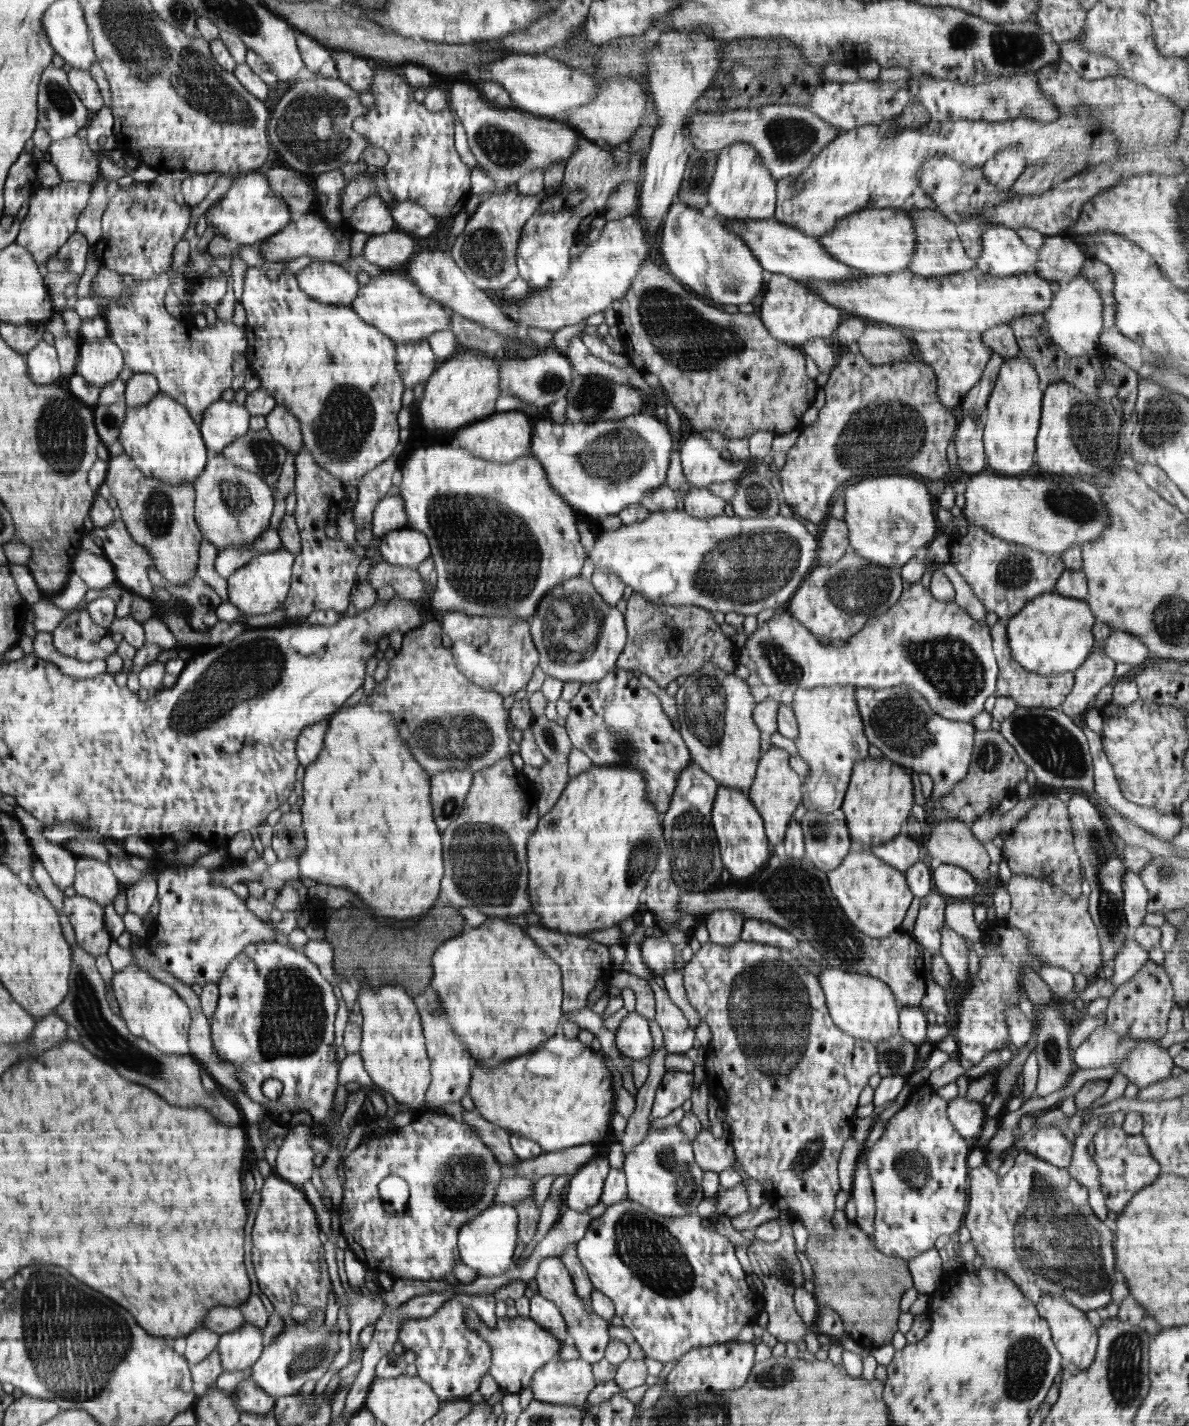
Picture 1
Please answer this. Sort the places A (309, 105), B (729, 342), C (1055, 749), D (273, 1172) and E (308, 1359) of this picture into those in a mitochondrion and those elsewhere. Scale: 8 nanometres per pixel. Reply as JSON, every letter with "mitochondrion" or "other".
{"A":"mitochondrion","B":"mitochondrion","C":"mitochondrion","D":"other","E":"mitochondrion"}

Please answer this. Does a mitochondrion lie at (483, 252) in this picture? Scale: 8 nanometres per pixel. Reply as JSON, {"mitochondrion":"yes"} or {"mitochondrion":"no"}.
{"mitochondrion":"yes"}

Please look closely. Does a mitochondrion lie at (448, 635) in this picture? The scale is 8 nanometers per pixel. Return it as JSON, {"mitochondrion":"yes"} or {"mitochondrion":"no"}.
{"mitochondrion":"no"}

